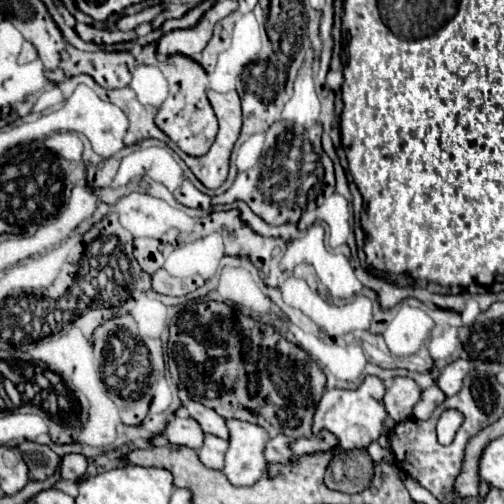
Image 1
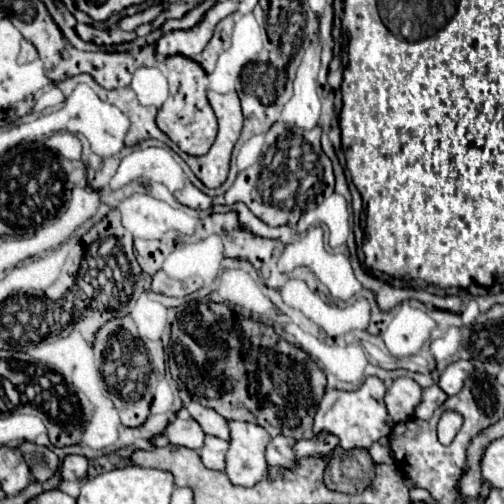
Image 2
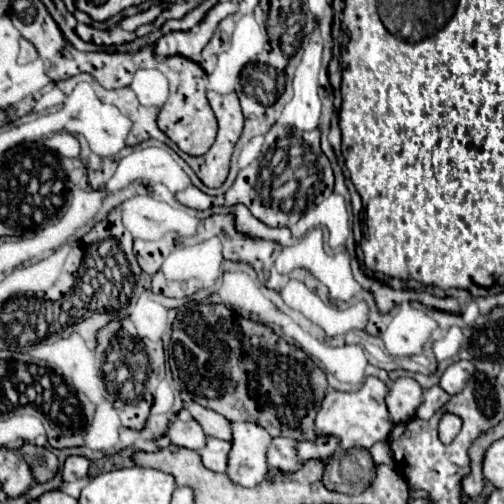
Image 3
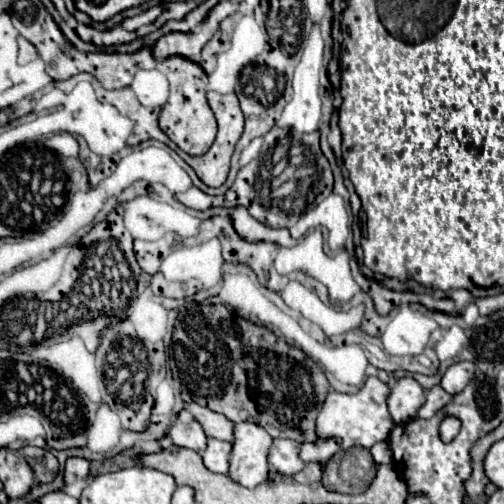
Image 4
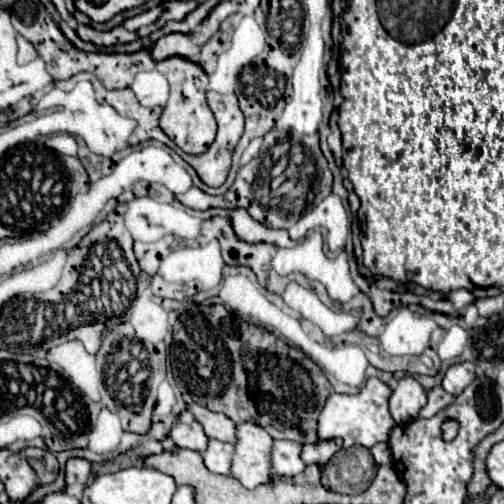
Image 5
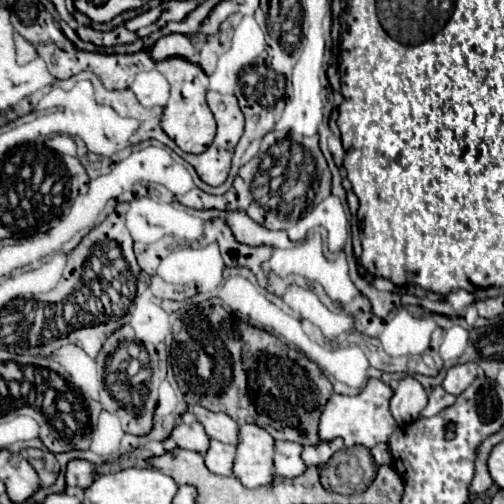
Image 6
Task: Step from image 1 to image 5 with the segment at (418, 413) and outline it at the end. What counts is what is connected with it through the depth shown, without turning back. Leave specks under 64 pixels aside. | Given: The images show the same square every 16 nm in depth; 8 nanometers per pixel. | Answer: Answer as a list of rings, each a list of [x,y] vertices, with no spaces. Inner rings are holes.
[[[436,386],[428,392],[428,404],[422,408],[420,416],[422,418],[432,418],[436,412],[440,412],[440,408],[446,408],[448,404],[452,404],[452,400],[454,400],[452,394],[444,392],[442,386]]]

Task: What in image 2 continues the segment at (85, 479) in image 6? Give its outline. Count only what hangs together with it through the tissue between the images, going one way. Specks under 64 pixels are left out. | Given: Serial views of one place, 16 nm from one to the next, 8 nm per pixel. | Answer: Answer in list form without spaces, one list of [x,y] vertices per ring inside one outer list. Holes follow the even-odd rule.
[[[66,456],[62,464],[62,480],[80,480],[86,478],[88,460],[84,456]]]

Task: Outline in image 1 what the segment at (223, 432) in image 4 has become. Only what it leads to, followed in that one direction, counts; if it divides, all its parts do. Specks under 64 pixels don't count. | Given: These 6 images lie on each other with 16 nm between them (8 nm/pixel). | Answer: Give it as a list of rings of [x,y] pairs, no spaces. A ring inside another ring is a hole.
[[[188,402],[188,404],[186,404],[186,410],[188,410],[190,416],[202,426],[202,430],[204,430],[206,434],[214,434],[214,436],[218,436],[218,438],[228,440],[226,420],[224,420],[220,414],[212,412],[212,408],[206,408],[206,406],[198,404],[198,402]]]

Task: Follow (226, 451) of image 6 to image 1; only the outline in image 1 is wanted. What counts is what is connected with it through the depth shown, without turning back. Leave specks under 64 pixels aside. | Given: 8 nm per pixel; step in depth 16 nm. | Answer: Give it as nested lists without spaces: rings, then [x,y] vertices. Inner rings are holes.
[[[206,434],[204,436],[204,446],[198,450],[198,456],[202,460],[204,466],[214,468],[214,470],[222,470],[224,468],[224,452],[228,450],[228,442],[220,440],[218,436]]]

